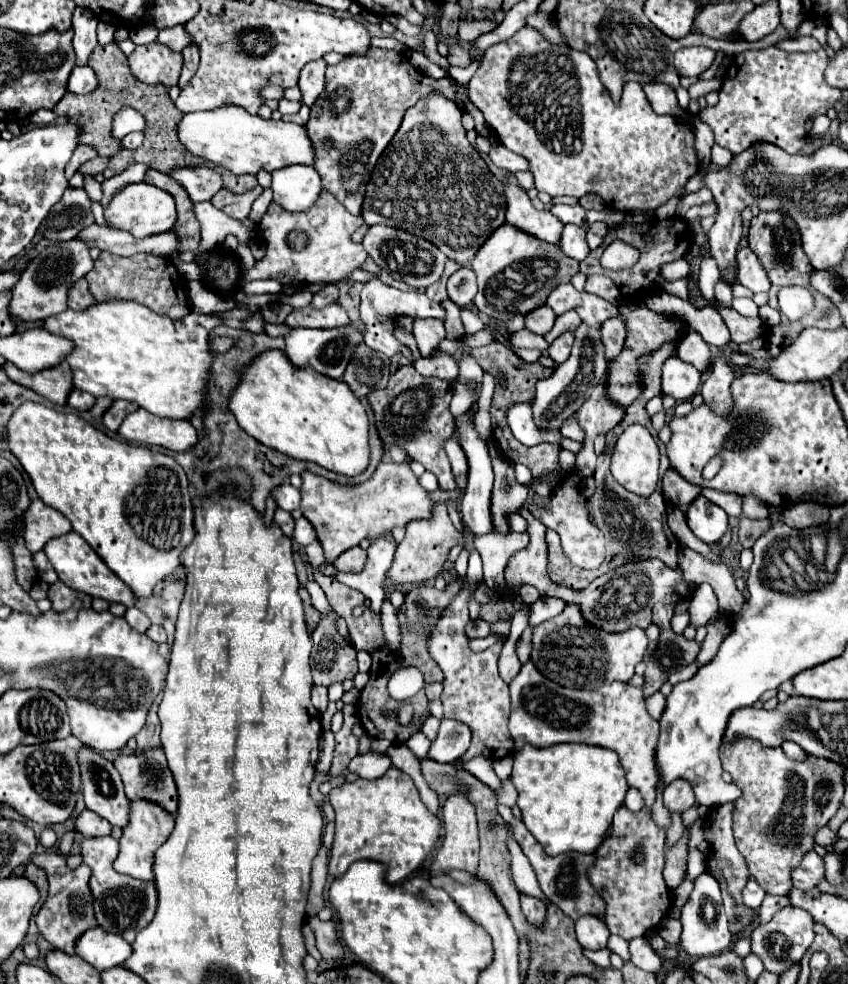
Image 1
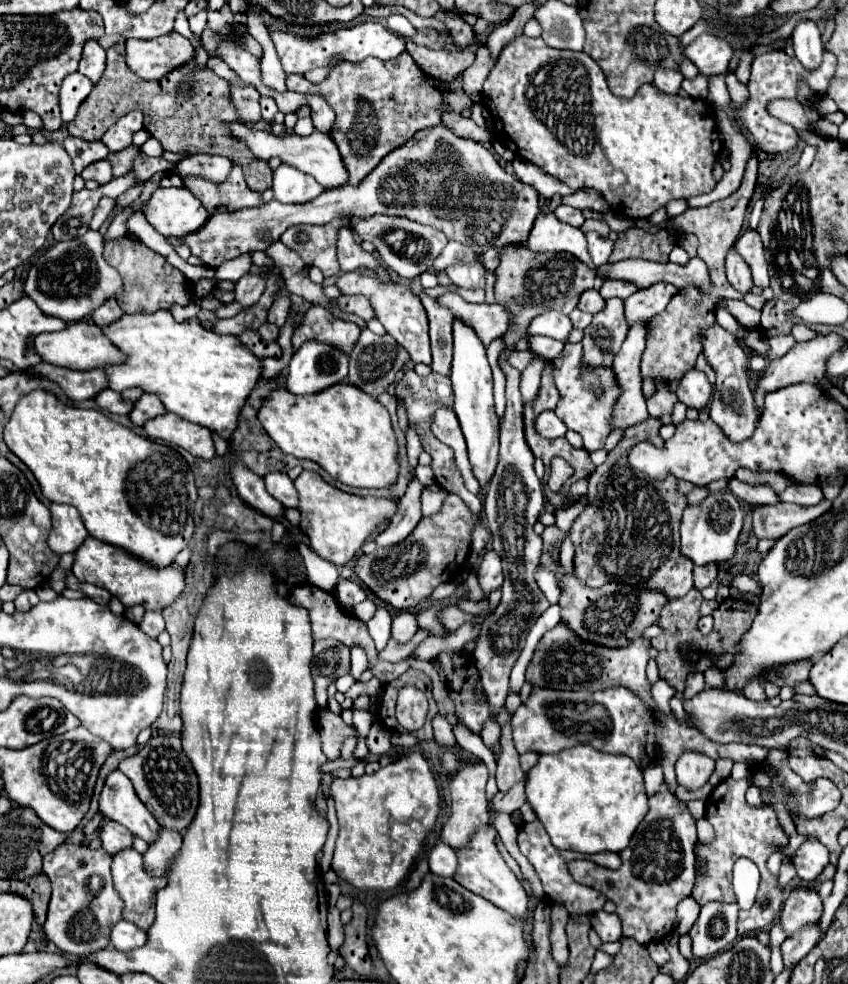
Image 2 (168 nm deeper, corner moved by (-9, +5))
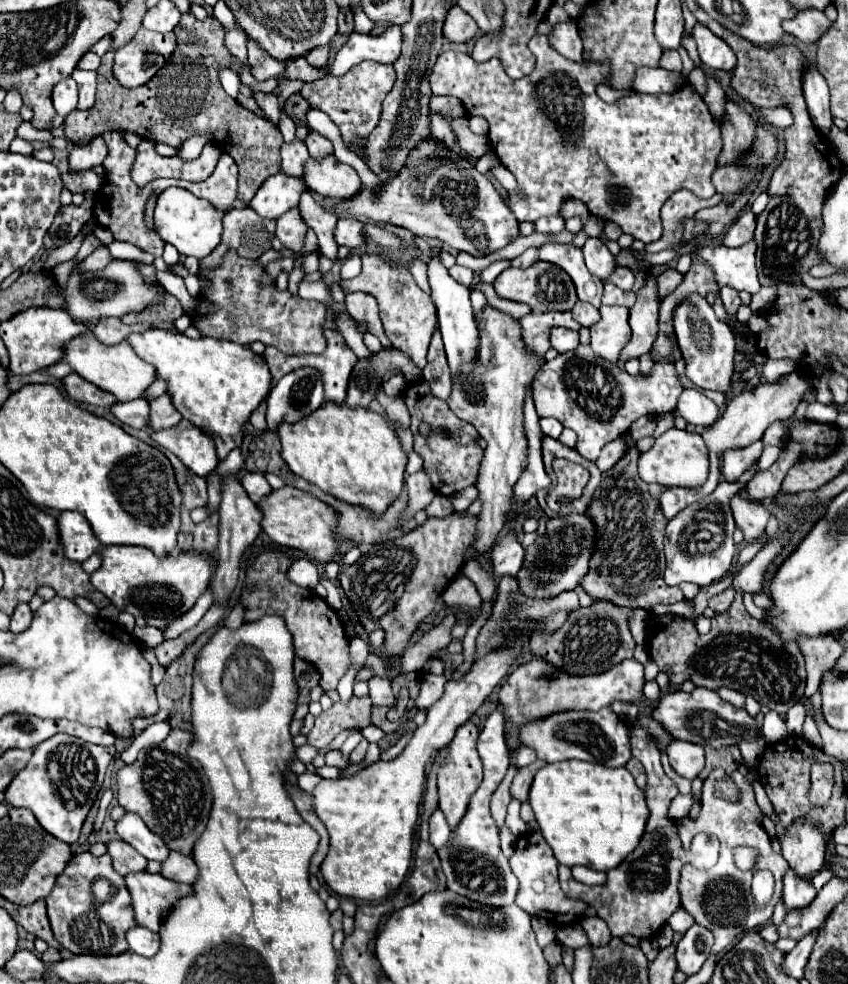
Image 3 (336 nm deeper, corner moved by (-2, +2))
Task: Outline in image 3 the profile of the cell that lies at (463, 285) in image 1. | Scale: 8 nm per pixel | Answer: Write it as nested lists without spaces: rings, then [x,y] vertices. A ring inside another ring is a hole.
[[[453,265],[453,267],[449,269],[449,273],[451,273],[451,277],[453,277],[455,281],[459,281],[459,283],[463,283],[463,285],[467,285],[467,287],[473,283],[473,271],[467,269],[467,267]]]

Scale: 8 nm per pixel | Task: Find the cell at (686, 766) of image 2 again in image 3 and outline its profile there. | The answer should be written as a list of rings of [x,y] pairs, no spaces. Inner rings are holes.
[[[673,741],[667,749],[667,757],[671,767],[685,779],[693,781],[705,767],[705,753],[703,747],[687,743],[687,741]]]

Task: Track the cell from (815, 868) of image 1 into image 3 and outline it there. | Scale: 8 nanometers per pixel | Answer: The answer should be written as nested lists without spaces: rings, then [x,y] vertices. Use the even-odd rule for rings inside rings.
[[[799,821],[793,823],[791,827],[785,829],[781,847],[783,857],[799,877],[809,879],[825,865],[827,845],[817,827]]]

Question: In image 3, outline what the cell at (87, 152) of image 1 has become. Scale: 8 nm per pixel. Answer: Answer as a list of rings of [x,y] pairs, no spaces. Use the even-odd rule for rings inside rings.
[[[95,137],[89,145],[73,145],[69,151],[69,171],[81,171],[81,169],[93,169],[103,163],[107,155],[107,145],[101,137]]]

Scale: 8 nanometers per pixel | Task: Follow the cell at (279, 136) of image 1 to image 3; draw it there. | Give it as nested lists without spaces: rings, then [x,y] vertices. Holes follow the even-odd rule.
[[[325,155],[323,159],[309,157],[303,169],[303,177],[311,191],[331,199],[349,197],[363,187],[355,169],[337,161],[335,155]]]

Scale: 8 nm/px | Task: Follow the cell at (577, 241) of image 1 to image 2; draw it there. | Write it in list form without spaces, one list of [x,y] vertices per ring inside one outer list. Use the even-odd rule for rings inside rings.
[[[588,232],[588,234],[586,234],[586,240],[588,240],[590,256],[594,258],[594,264],[596,264],[596,266],[606,264],[608,258],[610,258],[610,254],[612,254],[614,242],[608,240],[608,238],[602,238],[602,236],[596,234],[596,232]]]

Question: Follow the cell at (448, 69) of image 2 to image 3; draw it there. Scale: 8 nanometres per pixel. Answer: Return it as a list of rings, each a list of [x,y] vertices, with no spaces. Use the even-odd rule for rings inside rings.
[[[533,35],[531,41],[529,41],[529,51],[535,55],[537,63],[535,63],[535,69],[531,75],[527,77],[521,77],[521,79],[509,79],[507,73],[503,71],[503,65],[497,57],[489,59],[487,63],[475,63],[471,59],[471,55],[467,53],[457,53],[457,51],[445,51],[437,57],[437,63],[433,65],[433,71],[431,71],[431,91],[433,95],[455,95],[463,101],[465,109],[467,109],[467,115],[481,115],[489,121],[489,141],[493,145],[493,151],[495,155],[501,159],[501,163],[515,175],[517,183],[519,183],[519,189],[527,195],[527,199],[521,199],[517,195],[507,195],[507,201],[515,213],[515,217],[519,221],[537,221],[539,217],[549,217],[549,215],[559,215],[559,205],[563,199],[567,197],[575,197],[575,199],[581,199],[589,211],[597,217],[601,217],[603,221],[613,221],[613,223],[619,223],[623,233],[629,233],[633,235],[635,239],[641,239],[645,243],[651,243],[651,241],[657,241],[661,237],[661,217],[659,217],[659,211],[663,207],[663,203],[679,189],[689,189],[691,193],[695,193],[697,197],[713,197],[715,195],[715,187],[711,183],[711,175],[717,167],[717,157],[721,153],[721,133],[719,133],[719,121],[715,121],[705,105],[705,101],[701,99],[701,95],[693,89],[693,85],[685,85],[681,87],[679,91],[675,93],[669,93],[669,95],[643,95],[643,93],[633,93],[633,95],[623,95],[617,103],[605,103],[597,97],[595,93],[595,85],[597,83],[609,82],[611,79],[611,70],[609,60],[602,63],[575,63],[567,57],[563,57],[561,53],[557,53],[555,49],[549,47],[545,35]]]

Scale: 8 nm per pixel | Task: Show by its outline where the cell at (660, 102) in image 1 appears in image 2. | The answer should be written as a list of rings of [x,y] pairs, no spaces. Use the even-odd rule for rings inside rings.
[[[656,70],[654,74],[654,86],[658,86],[662,92],[680,92],[684,76],[680,70]]]

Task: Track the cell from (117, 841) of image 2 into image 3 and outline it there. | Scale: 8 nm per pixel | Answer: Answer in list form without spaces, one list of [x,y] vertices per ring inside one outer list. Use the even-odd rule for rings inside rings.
[[[111,839],[107,841],[107,853],[111,855],[113,861],[113,869],[117,873],[135,873],[147,867],[147,859],[141,857],[141,853],[137,853],[129,843],[121,841],[121,839]]]

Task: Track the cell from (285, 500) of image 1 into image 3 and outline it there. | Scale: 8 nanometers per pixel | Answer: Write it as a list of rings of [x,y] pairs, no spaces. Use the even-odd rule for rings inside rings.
[[[247,473],[243,479],[241,479],[247,495],[259,503],[261,499],[265,499],[269,493],[271,493],[271,485],[267,483],[265,475],[263,473]]]

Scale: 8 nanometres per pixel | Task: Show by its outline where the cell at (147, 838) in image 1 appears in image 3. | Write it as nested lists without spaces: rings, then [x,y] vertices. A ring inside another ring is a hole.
[[[169,851],[167,859],[161,863],[161,875],[179,883],[193,883],[197,877],[197,867],[191,857],[181,855],[179,851]]]

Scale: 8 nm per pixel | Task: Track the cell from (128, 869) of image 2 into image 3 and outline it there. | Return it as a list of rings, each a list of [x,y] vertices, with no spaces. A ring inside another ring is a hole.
[[[137,871],[125,875],[125,885],[131,895],[131,905],[135,911],[135,921],[141,927],[151,931],[159,929],[161,913],[173,905],[177,897],[189,893],[189,885],[181,885],[177,881],[169,881],[161,875],[153,875],[149,871]]]

